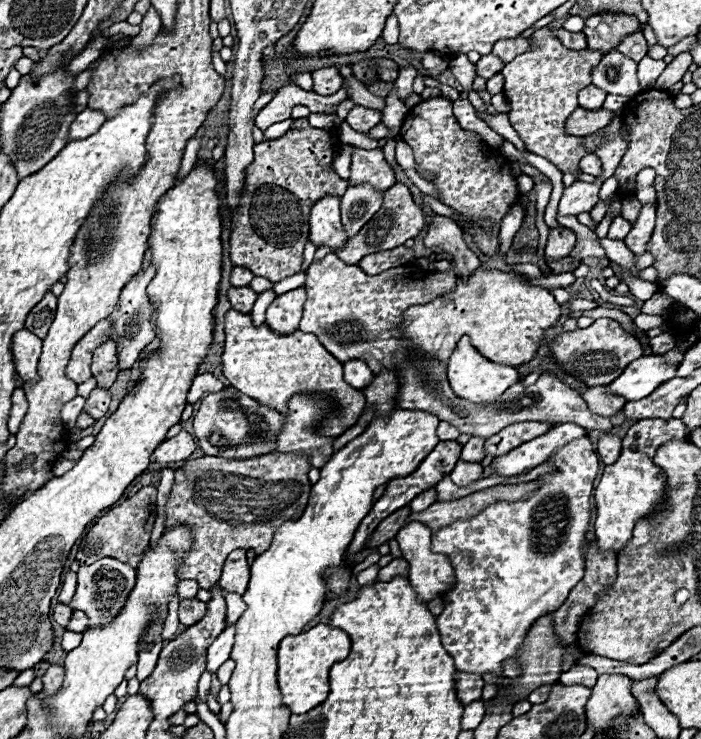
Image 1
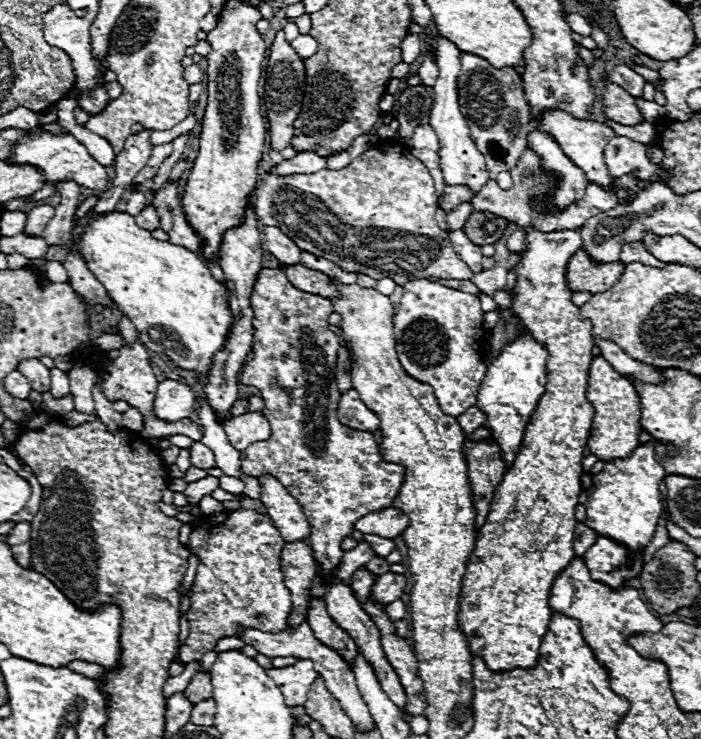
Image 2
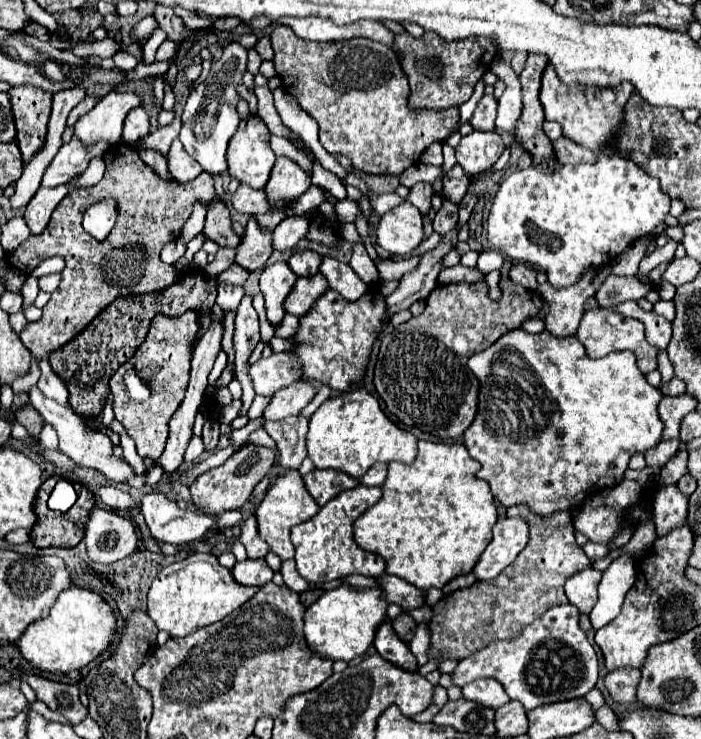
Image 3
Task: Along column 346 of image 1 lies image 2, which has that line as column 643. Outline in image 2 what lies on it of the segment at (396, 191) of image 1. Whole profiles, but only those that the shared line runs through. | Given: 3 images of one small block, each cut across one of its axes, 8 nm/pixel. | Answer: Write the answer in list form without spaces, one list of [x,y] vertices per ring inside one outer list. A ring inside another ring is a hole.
[[[634,242],[634,244],[626,244],[622,248],[622,262],[630,264],[630,262],[642,262],[642,264],[650,264],[650,266],[662,266],[662,262],[650,254],[644,246],[644,242]]]

